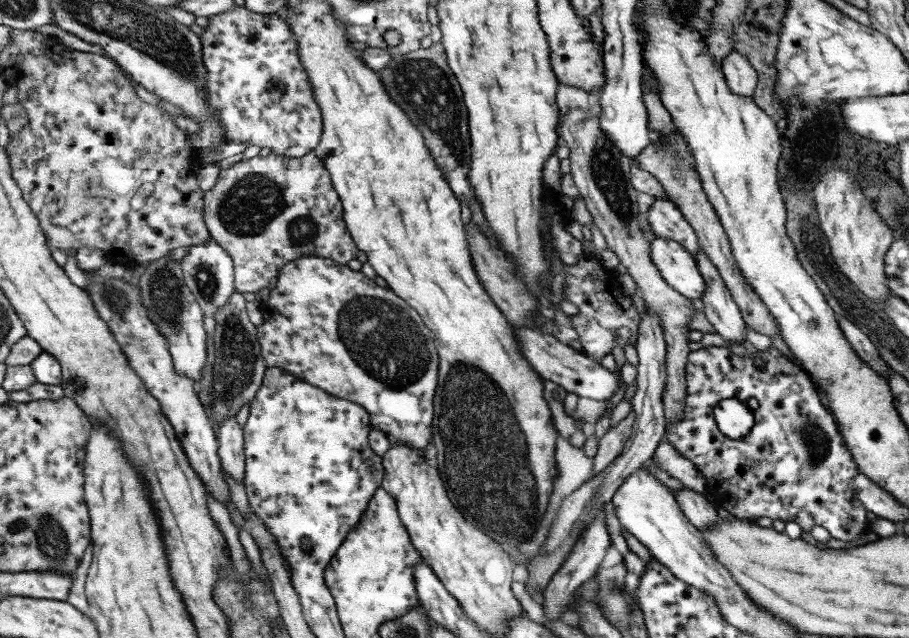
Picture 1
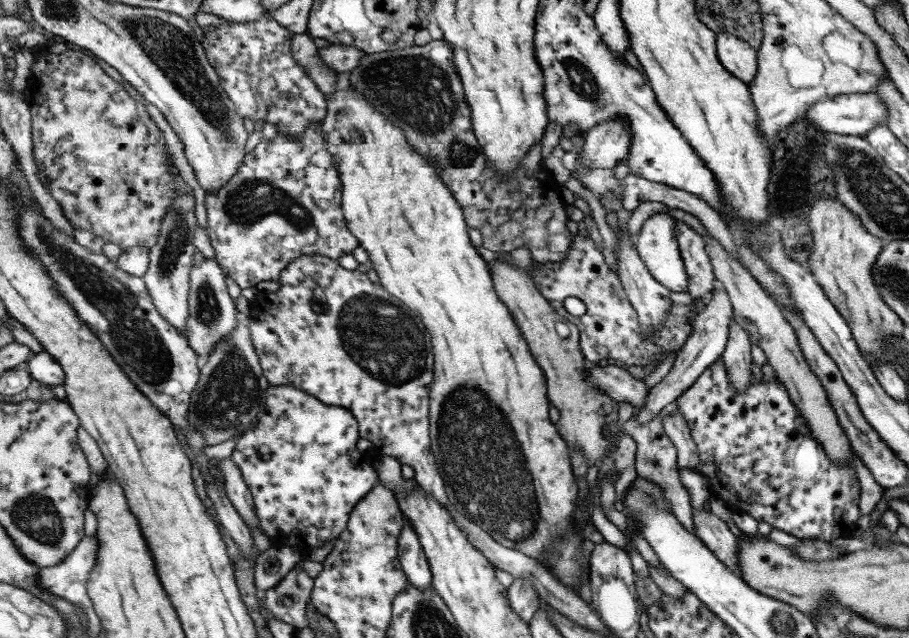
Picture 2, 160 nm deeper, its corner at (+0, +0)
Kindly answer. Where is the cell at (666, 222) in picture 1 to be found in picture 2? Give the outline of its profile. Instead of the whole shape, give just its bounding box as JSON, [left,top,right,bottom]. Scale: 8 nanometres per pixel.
[673,219,715,299]

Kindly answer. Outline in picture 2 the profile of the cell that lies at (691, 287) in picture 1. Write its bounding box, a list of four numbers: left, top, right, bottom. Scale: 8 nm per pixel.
[634,212,689,292]

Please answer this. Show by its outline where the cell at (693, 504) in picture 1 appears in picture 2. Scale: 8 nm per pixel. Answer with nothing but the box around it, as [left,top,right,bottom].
[692,508,740,576]

